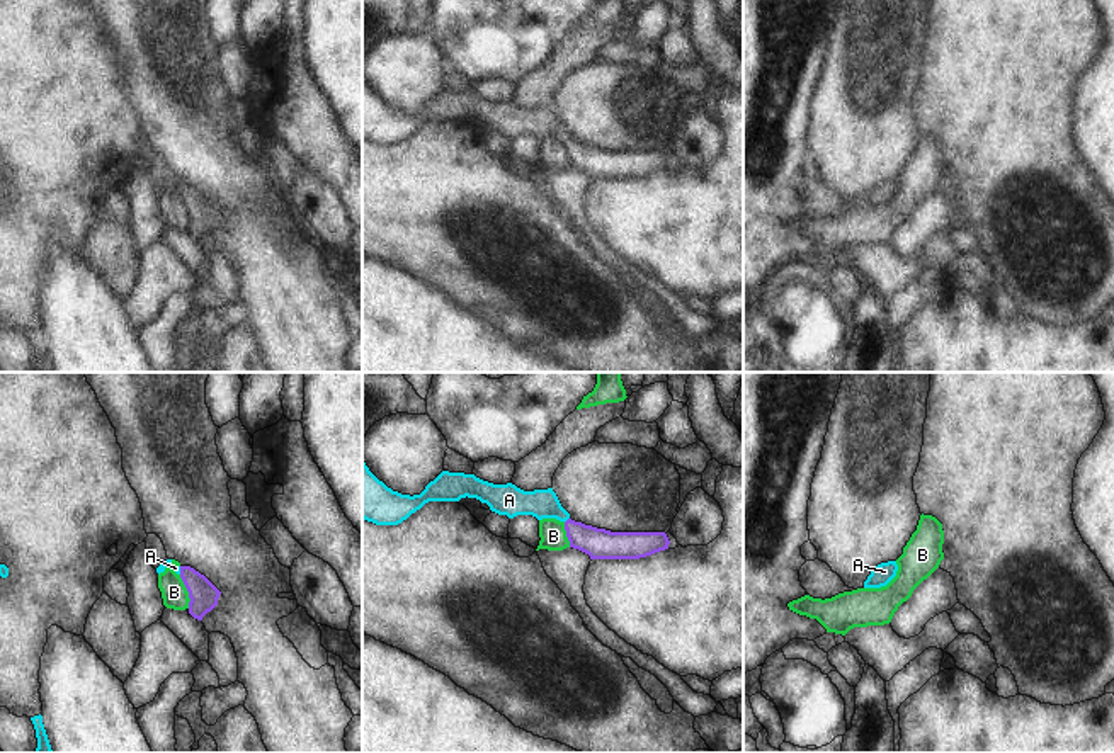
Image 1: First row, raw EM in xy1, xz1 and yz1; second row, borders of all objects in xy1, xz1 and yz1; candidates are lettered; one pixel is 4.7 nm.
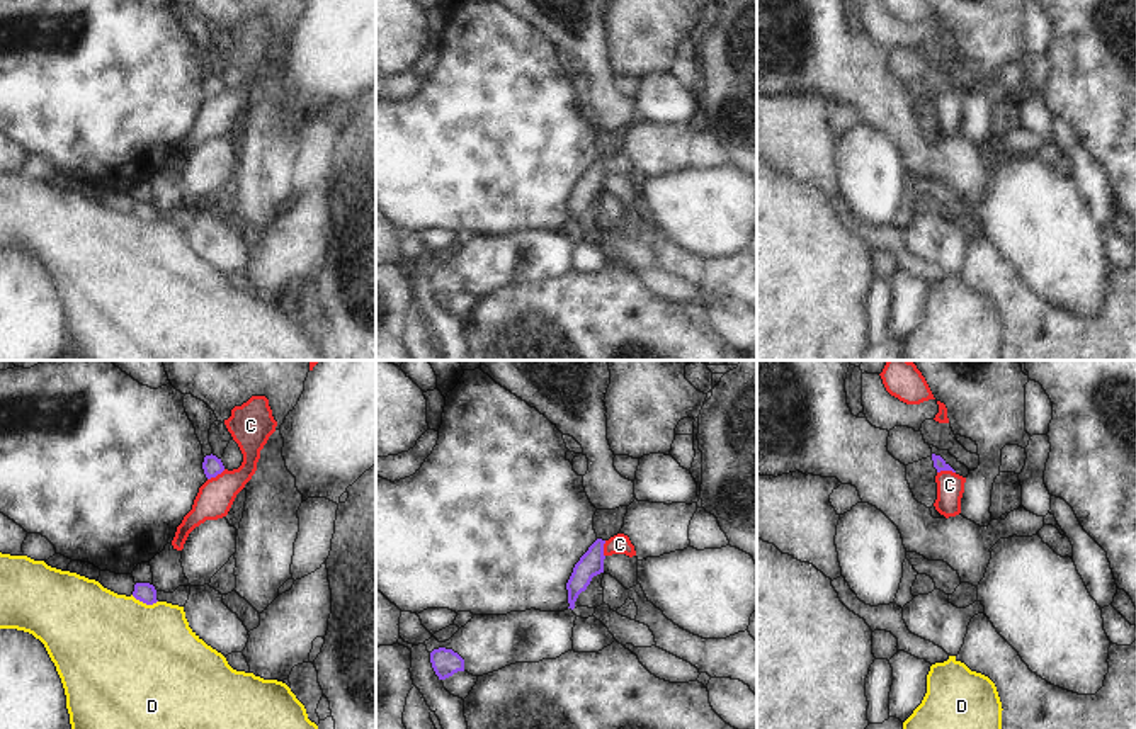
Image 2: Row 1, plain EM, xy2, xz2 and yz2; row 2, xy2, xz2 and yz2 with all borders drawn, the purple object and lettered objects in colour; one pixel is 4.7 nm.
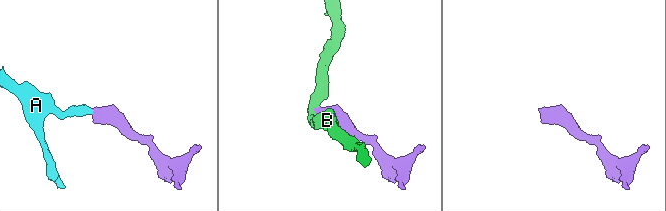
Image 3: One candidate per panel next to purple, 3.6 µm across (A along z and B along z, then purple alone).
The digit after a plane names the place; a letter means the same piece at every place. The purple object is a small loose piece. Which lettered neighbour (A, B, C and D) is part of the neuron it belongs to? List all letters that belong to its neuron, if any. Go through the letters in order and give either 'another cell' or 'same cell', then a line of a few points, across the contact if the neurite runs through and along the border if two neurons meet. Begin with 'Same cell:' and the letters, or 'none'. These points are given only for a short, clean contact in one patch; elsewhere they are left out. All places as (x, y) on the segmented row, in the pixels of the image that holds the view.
Same cell: A
A: same cell; line xz1 (597, 543), (584, 537), (567, 520), (543, 503)
B: another cell; line xy1 (179, 575), (187, 592), (189, 607)
C: another cell; line yz2 (954, 471), (937, 473)
D: another cell; line xy2 (131, 595), (147, 604), (157, 602)

